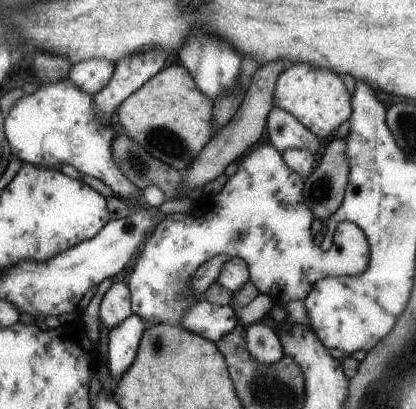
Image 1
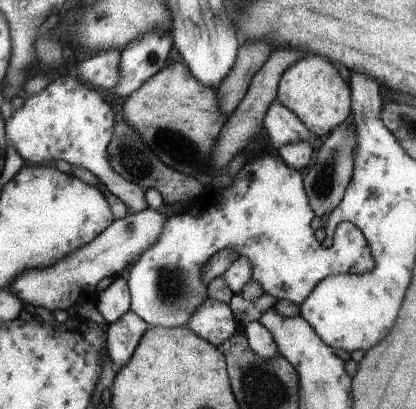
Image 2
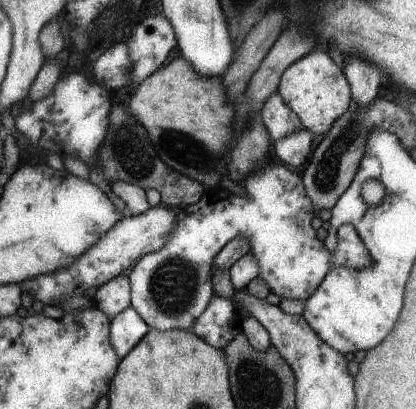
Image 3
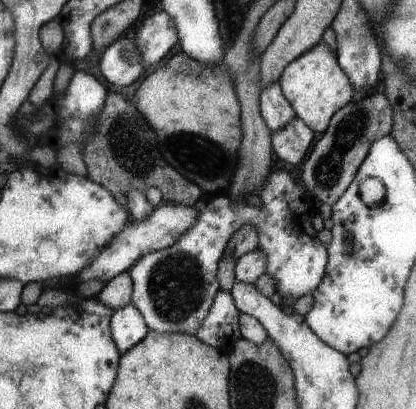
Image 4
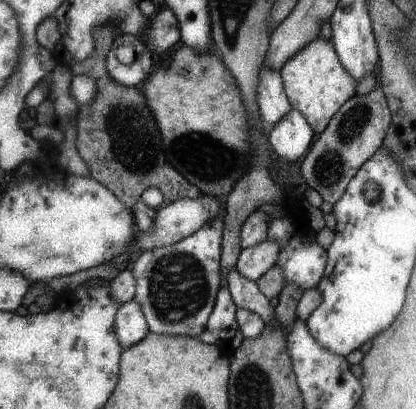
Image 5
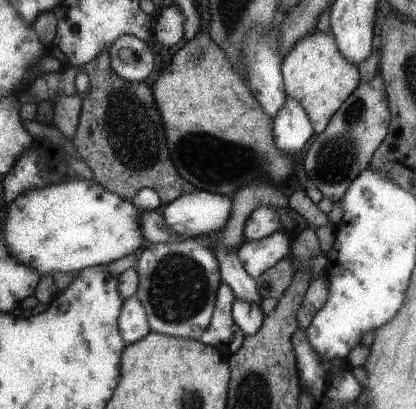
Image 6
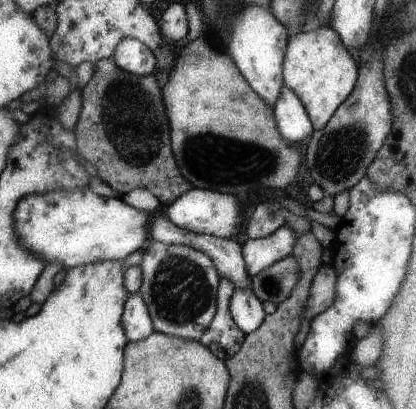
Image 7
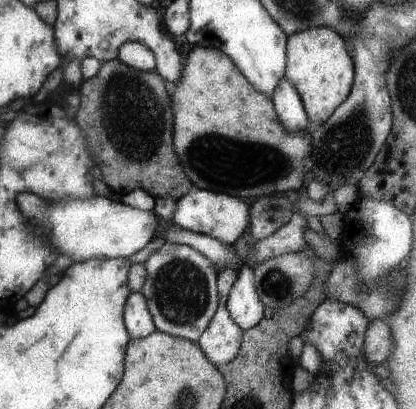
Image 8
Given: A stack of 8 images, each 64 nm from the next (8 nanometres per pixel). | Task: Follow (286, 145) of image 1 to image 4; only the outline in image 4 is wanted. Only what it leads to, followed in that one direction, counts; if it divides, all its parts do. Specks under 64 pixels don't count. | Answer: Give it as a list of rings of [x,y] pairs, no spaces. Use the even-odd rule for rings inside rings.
[[[273,82],[261,90],[259,110],[271,132],[281,130],[287,122],[291,122],[295,118],[295,112],[291,108],[291,104],[285,100],[279,82]]]

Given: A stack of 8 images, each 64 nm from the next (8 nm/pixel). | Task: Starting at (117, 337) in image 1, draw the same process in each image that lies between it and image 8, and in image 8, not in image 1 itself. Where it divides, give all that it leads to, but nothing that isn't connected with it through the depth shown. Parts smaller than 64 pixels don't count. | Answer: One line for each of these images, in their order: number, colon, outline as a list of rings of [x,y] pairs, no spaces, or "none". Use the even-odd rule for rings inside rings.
2: [[[127,310],[123,316],[119,316],[119,320],[109,324],[107,338],[105,338],[105,350],[107,350],[115,370],[119,370],[129,360],[129,356],[137,348],[141,336],[149,328],[151,326],[131,310]]]
3: [[[127,306],[119,314],[111,318],[109,324],[109,342],[119,356],[119,360],[135,348],[135,344],[149,332],[151,328],[141,320],[141,316],[135,312],[133,306]]]
4: [[[127,304],[121,310],[115,310],[111,316],[111,338],[117,346],[117,350],[123,354],[129,348],[133,348],[137,342],[145,338],[149,332],[141,312],[135,308],[135,304]]]
5: [[[133,300],[125,302],[117,308],[115,318],[113,318],[113,332],[123,350],[127,350],[129,346],[137,344],[139,340],[143,340],[147,336],[147,332],[149,332],[147,322],[145,322],[139,306]]]
6: [[[135,296],[123,302],[123,308],[119,310],[119,316],[117,316],[117,332],[125,342],[125,346],[143,340],[151,332],[145,318],[145,310]]]
7: [[[139,292],[127,296],[125,306],[123,306],[123,314],[121,314],[121,326],[125,330],[127,342],[145,340],[151,332],[155,332],[153,322],[149,318],[149,310],[147,310],[143,296]]]
8: [[[131,292],[127,296],[123,322],[125,322],[127,334],[131,336],[131,340],[151,336],[151,332],[157,330],[153,324],[153,318],[151,318],[151,312],[149,312],[149,306],[147,306],[143,292]]]

